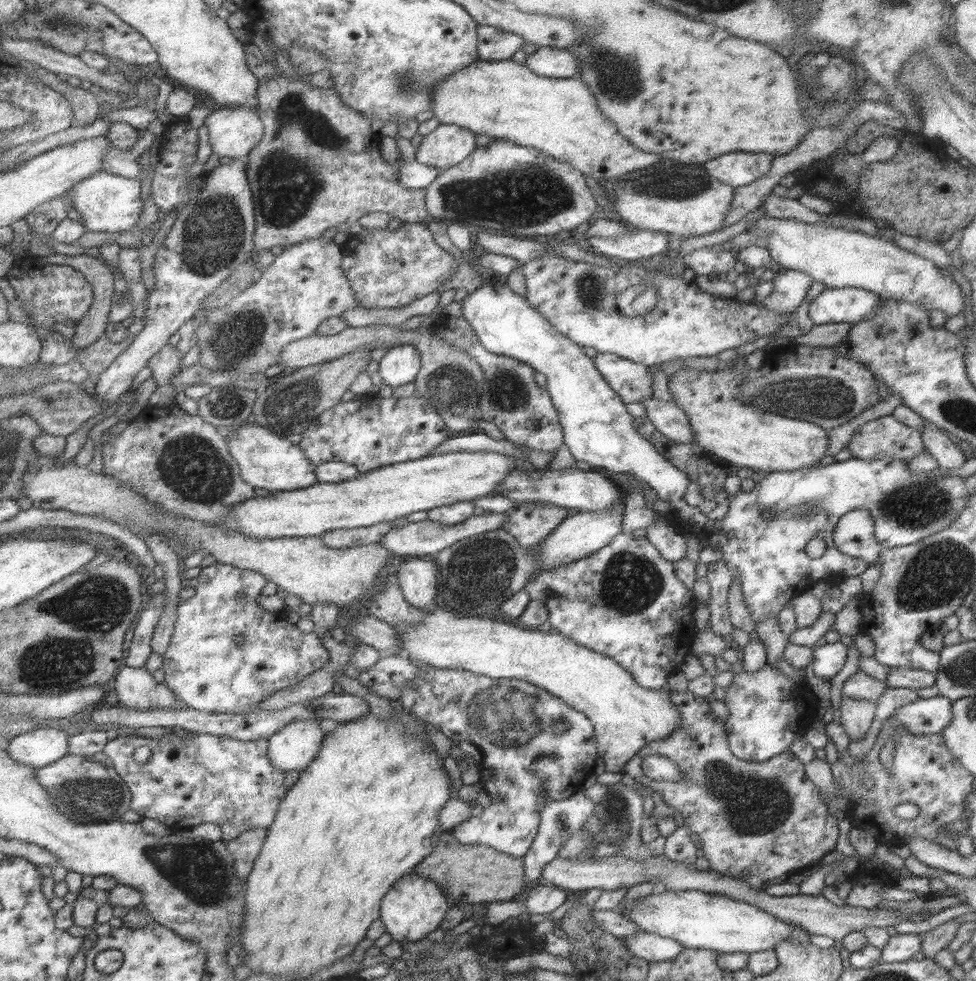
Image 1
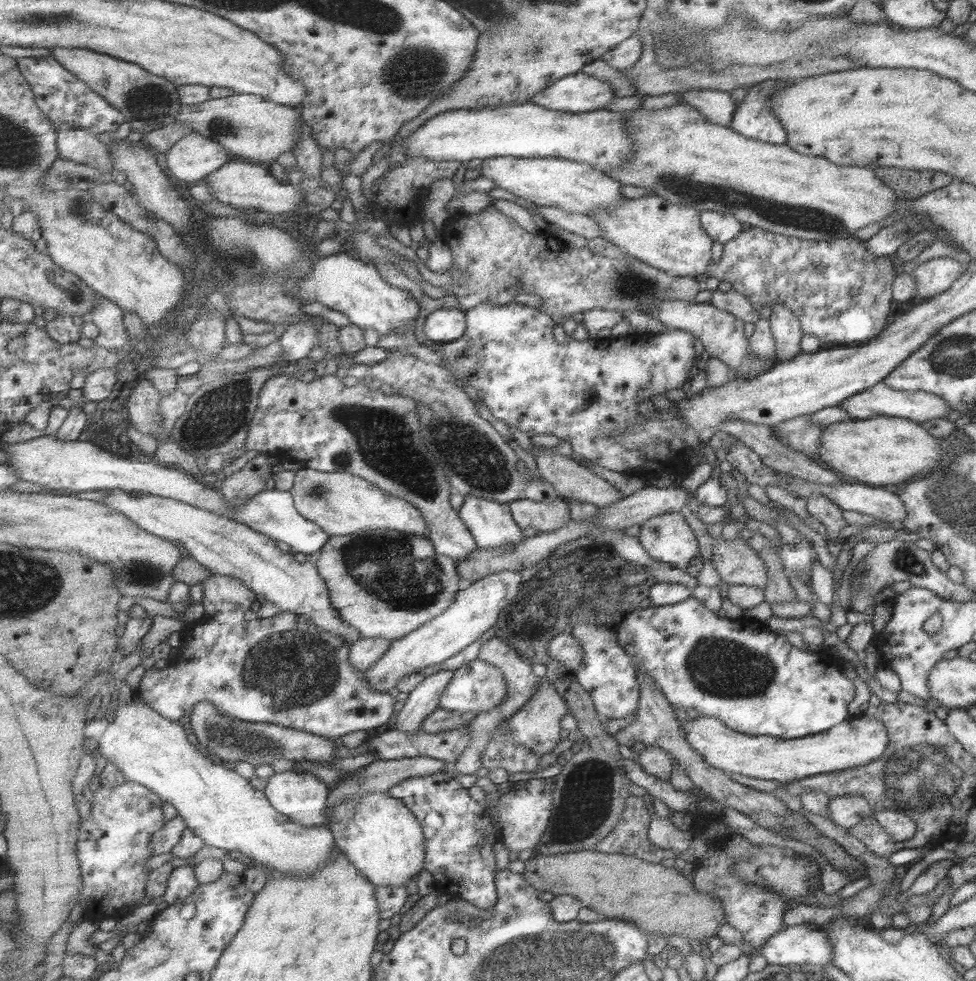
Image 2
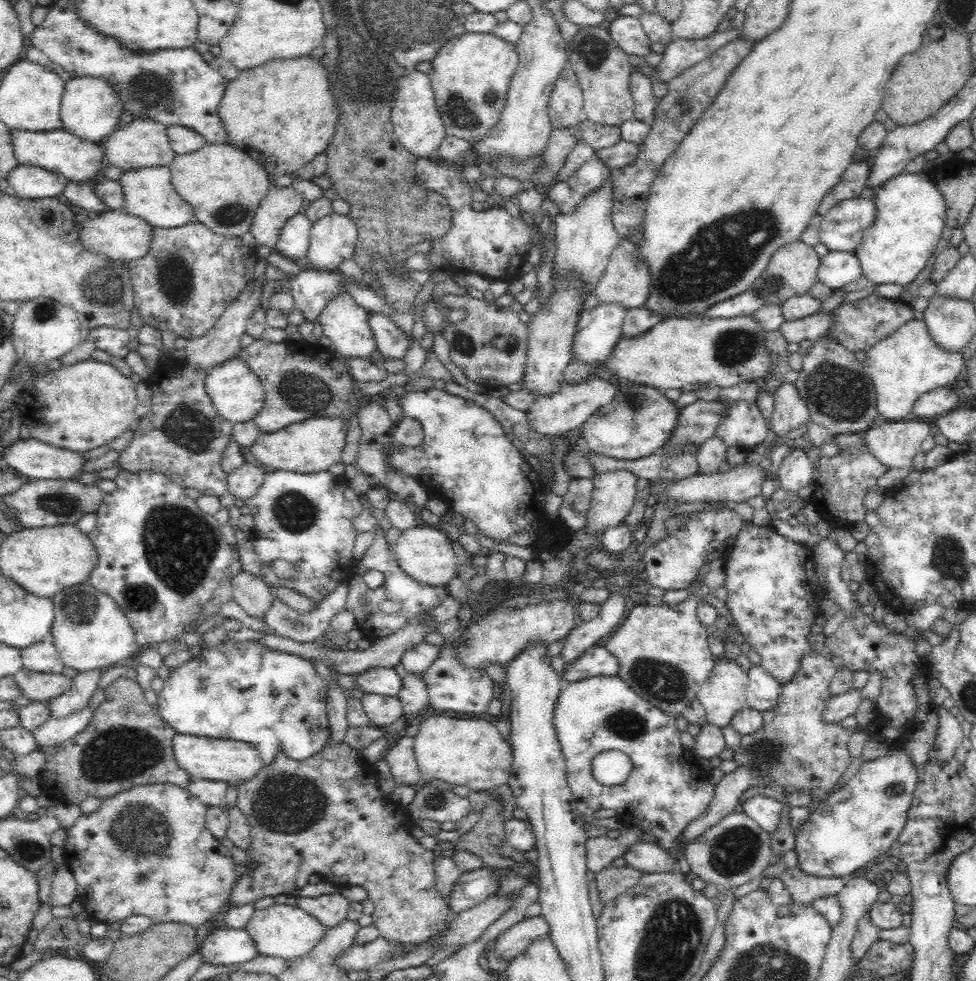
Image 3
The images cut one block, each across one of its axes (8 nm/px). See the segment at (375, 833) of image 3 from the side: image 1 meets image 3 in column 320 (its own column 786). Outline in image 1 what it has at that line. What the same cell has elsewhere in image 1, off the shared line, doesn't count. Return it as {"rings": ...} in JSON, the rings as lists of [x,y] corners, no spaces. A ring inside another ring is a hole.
{"rings":[[[671,691],[669,701],[678,710],[680,719],[677,726],[668,735],[644,744],[625,764],[622,773],[649,790],[663,794],[663,802],[679,812],[684,817],[687,828],[699,837],[698,844],[711,869],[736,879],[742,879],[741,872],[745,872],[749,877],[743,880],[747,880],[755,892],[763,892],[767,887],[763,885],[766,880],[813,869],[819,866],[822,856],[835,850],[837,819],[829,815],[825,803],[820,799],[818,786],[807,778],[804,765],[790,751],[781,752],[761,763],[739,760],[733,757],[728,748],[725,725],[715,719],[706,699],[693,696],[687,691]],[[649,754],[665,756],[675,762],[679,772],[682,772],[682,778],[662,783],[647,778],[641,771],[641,762]]]}

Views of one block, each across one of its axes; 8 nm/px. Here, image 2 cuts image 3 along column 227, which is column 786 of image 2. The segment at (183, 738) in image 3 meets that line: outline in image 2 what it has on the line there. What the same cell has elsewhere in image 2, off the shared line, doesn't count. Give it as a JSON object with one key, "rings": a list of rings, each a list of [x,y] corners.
{"rings":[[[869,713],[842,720],[827,730],[796,739],[778,739],[775,736],[749,736],[727,728],[711,716],[687,718],[681,724],[685,742],[704,759],[706,764],[731,775],[791,783],[816,774],[838,772],[863,767],[875,761],[885,751],[885,725]]]}

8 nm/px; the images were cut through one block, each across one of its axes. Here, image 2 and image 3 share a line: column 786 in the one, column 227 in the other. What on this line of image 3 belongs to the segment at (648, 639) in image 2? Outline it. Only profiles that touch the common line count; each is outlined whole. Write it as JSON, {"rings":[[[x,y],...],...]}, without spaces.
{"rings":[[[226,639],[225,641],[220,642],[220,644],[212,646],[212,648],[204,649],[204,646],[202,646],[202,649],[201,654],[197,658],[173,669],[171,677],[165,681],[162,691],[158,693],[158,700],[155,708],[158,713],[160,713],[161,718],[164,719],[164,722],[170,725],[174,731],[178,734],[193,734],[194,736],[204,736],[208,738],[225,738],[249,742],[260,754],[263,766],[270,766],[270,764],[274,764],[276,754],[279,750],[282,750],[282,752],[292,760],[302,761],[315,756],[323,749],[324,744],[326,744],[326,742],[328,742],[328,738],[330,738],[327,717],[329,688],[327,687],[326,682],[324,682],[324,680],[322,680],[318,675],[313,662],[305,660],[296,654],[276,652],[250,640],[248,640],[248,642],[234,642]]]}

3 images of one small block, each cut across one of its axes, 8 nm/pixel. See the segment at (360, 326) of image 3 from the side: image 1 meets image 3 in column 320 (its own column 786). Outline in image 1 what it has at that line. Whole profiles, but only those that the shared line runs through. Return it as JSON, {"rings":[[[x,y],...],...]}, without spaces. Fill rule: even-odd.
{"rings":[[[549,256],[541,257],[528,263],[523,264],[523,274],[526,278],[526,293],[525,296],[527,300],[533,305],[533,308],[536,308],[543,316],[546,316],[549,319],[549,322],[559,331],[562,332],[565,336],[571,338],[571,340],[577,341],[577,344],[580,344],[582,347],[590,346],[594,348],[598,353],[611,353],[621,358],[631,360],[634,363],[643,364],[645,366],[651,366],[656,364],[661,364],[662,362],[669,362],[669,360],[683,360],[684,358],[693,358],[693,356],[713,356],[723,352],[723,350],[733,350],[737,346],[743,346],[745,342],[753,342],[757,338],[771,338],[779,332],[781,326],[785,326],[789,322],[789,313],[776,313],[766,309],[759,301],[761,299],[754,299],[752,301],[739,301],[735,298],[727,298],[721,294],[721,296],[716,294],[709,294],[708,292],[703,292],[699,287],[694,283],[684,282],[681,276],[671,277],[664,276],[660,272],[646,272],[645,268],[639,266],[639,268],[633,268],[635,262],[623,262],[622,268],[603,268],[603,266],[593,266],[587,259],[582,261],[573,261],[571,259],[566,259],[565,257],[560,256]],[[637,284],[649,284],[649,286],[654,286],[654,289],[657,293],[657,302],[653,307],[653,310],[650,310],[645,315],[639,315],[634,317],[625,316],[617,308],[617,299],[620,298],[621,292],[625,291],[626,288],[633,287]]]}

